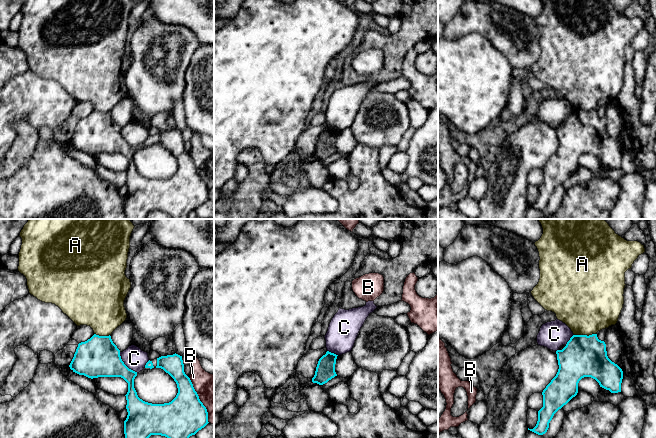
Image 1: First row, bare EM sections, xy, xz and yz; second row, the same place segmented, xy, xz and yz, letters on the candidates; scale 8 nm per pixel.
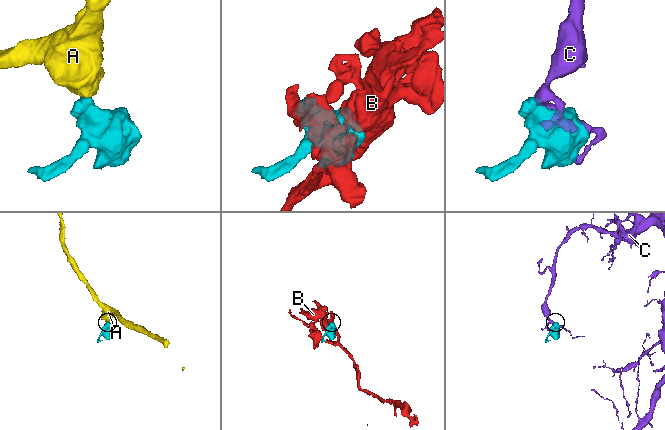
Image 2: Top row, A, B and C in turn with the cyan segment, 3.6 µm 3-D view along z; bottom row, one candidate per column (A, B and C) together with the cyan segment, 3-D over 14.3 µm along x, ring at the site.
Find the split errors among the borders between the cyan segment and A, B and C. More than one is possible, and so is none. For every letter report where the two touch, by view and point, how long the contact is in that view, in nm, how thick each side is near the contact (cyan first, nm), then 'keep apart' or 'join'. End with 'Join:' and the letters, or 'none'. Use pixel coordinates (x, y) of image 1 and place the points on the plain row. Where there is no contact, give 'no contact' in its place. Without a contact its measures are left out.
A: meets cyan in yz at (585, 111); contact 180 nm long; 340 nm thick on the cyan side, 460 nm on the other; keep apart
B: meets cyan in xy at (199, 176); contact 400 nm long; 320 nm thick on the cyan side, 260 nm on the other; keep apart
C: meets cyan in xy at (124, 140); contact 220 nm long; 320 nm thick on the cyan side, 180 nm on the other; keep apart
Join: none

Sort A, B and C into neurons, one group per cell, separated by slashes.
A / B / C

